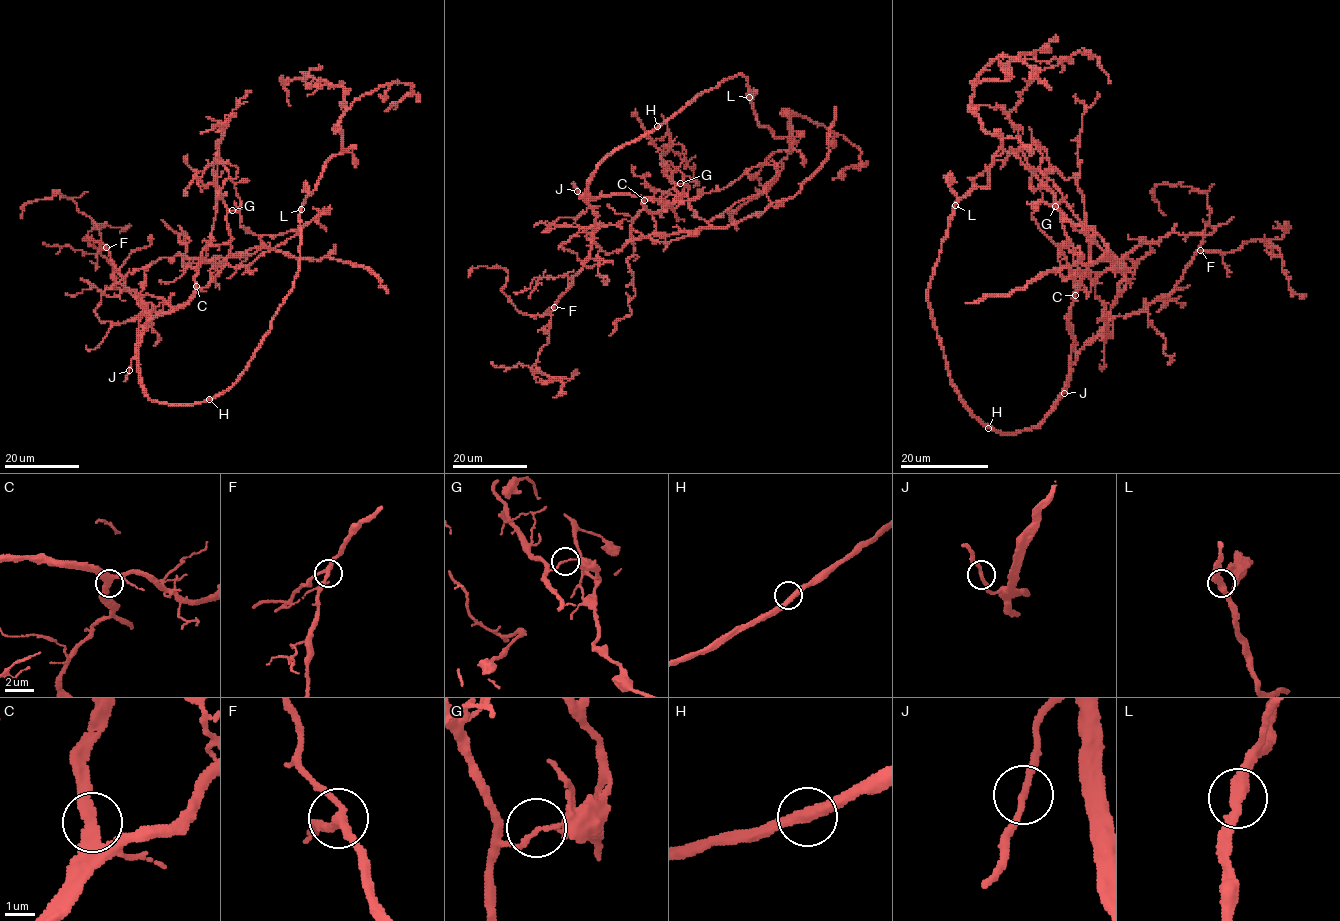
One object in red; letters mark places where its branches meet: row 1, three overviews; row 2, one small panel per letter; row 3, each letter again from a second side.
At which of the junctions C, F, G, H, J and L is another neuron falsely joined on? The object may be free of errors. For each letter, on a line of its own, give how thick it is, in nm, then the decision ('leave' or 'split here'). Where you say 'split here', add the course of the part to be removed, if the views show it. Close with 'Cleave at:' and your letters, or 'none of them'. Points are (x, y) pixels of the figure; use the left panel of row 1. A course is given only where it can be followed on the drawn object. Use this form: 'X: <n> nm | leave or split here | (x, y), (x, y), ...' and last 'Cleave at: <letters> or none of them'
C: 320 nm | leave
F: 280 nm | leave
G: 130 nm | split here | (232, 210), (236, 205), (239, 224), (265, 245), (295, 257), (330, 257), (367, 267), (387, 293)
H: 360 nm | leave
J: 200 nm | leave
L: 340 nm | leave
Cleave at: G

